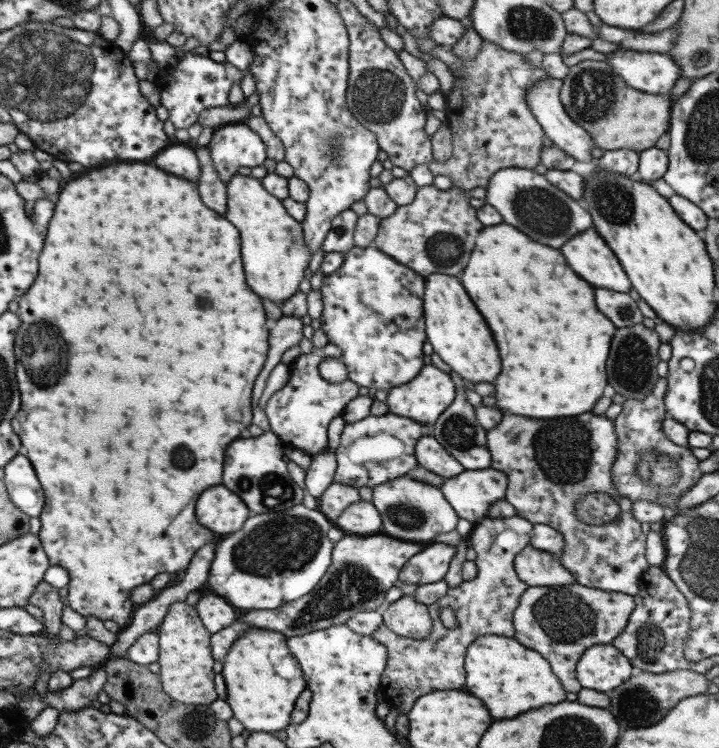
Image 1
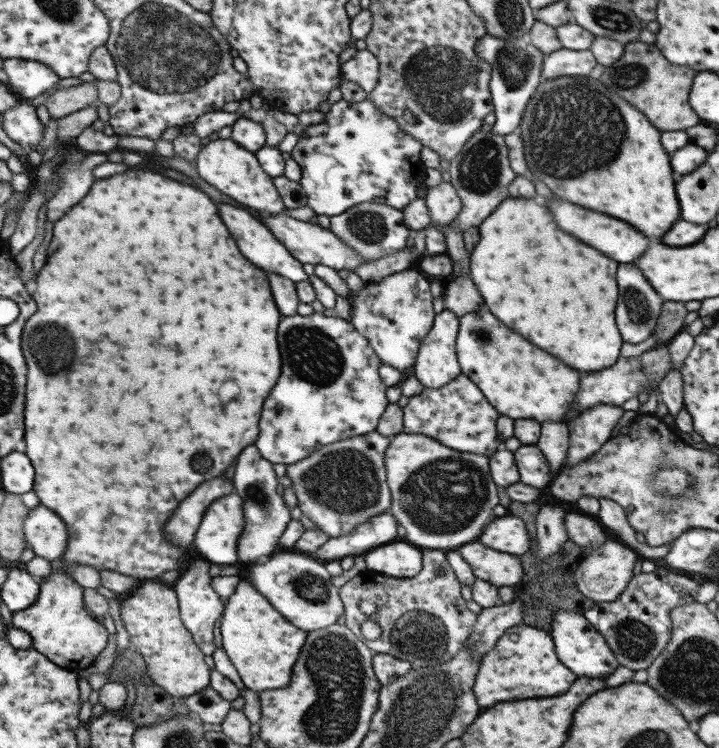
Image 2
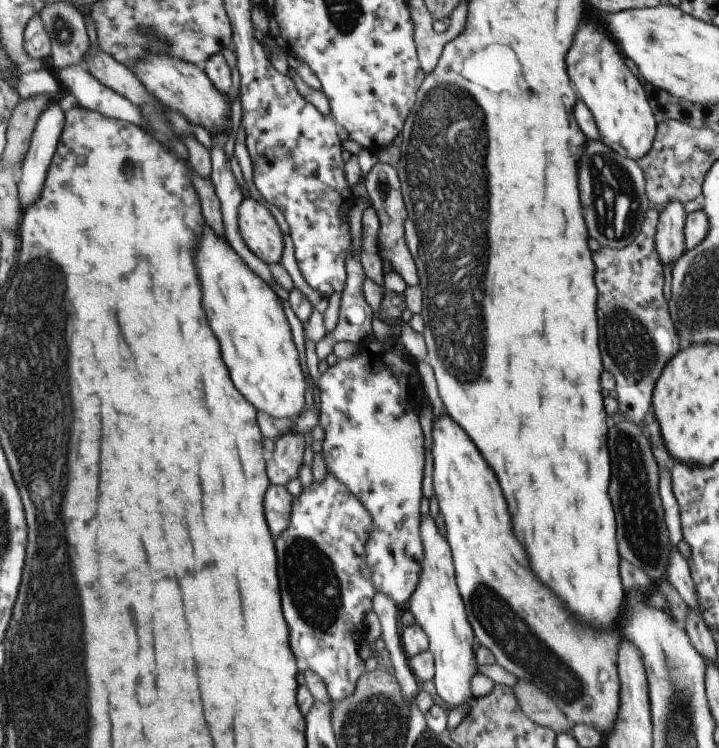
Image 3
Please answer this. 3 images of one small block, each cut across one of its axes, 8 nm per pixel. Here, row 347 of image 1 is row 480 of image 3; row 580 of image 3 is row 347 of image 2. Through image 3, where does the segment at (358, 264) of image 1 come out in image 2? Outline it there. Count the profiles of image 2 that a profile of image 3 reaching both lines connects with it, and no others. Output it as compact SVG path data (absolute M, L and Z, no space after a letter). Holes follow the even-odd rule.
M408 268L389 275L378 283L367 283L360 290L349 292L349 298L352 302L350 322L368 339L381 362L397 368L400 372L414 366L421 340L430 332L435 319L429 278L416 268Z

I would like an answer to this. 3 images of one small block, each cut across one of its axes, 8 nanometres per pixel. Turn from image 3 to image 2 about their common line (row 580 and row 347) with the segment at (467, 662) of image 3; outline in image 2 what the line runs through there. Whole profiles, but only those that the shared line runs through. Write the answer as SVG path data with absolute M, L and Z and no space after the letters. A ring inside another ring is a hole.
M444 309L435 314L430 332L421 340L414 363L414 374L426 388L439 389L461 373L456 339L459 316Z

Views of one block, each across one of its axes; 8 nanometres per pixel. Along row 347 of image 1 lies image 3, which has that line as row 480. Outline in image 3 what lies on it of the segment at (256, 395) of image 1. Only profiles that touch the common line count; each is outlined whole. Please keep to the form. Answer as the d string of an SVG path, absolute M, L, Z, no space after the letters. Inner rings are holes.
M294 430L276 438L274 454L272 454L274 464L268 466L270 484L286 486L290 480L298 478L304 448L304 434L298 434Z

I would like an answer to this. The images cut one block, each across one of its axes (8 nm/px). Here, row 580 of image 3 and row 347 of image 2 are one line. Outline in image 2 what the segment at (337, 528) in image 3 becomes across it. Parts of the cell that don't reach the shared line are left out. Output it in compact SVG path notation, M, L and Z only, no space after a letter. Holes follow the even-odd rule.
M316 312L308 316L298 314L286 316L284 320L280 322L280 328L278 328L278 344L280 344L280 354L282 354L282 376L278 378L278 384L274 386L270 398L266 398L266 402L264 402L262 420L260 420L260 438L256 440L256 446L258 447L260 454L267 461L272 462L272 464L291 465L306 458L315 450L322 448L322 446L376 431L380 417L384 414L388 404L390 404L385 391L387 387L382 382L379 375L379 366L382 362L375 353L375 350L370 346L368 339L356 330L356 327L350 320L347 321L337 316L326 316L324 313Z

